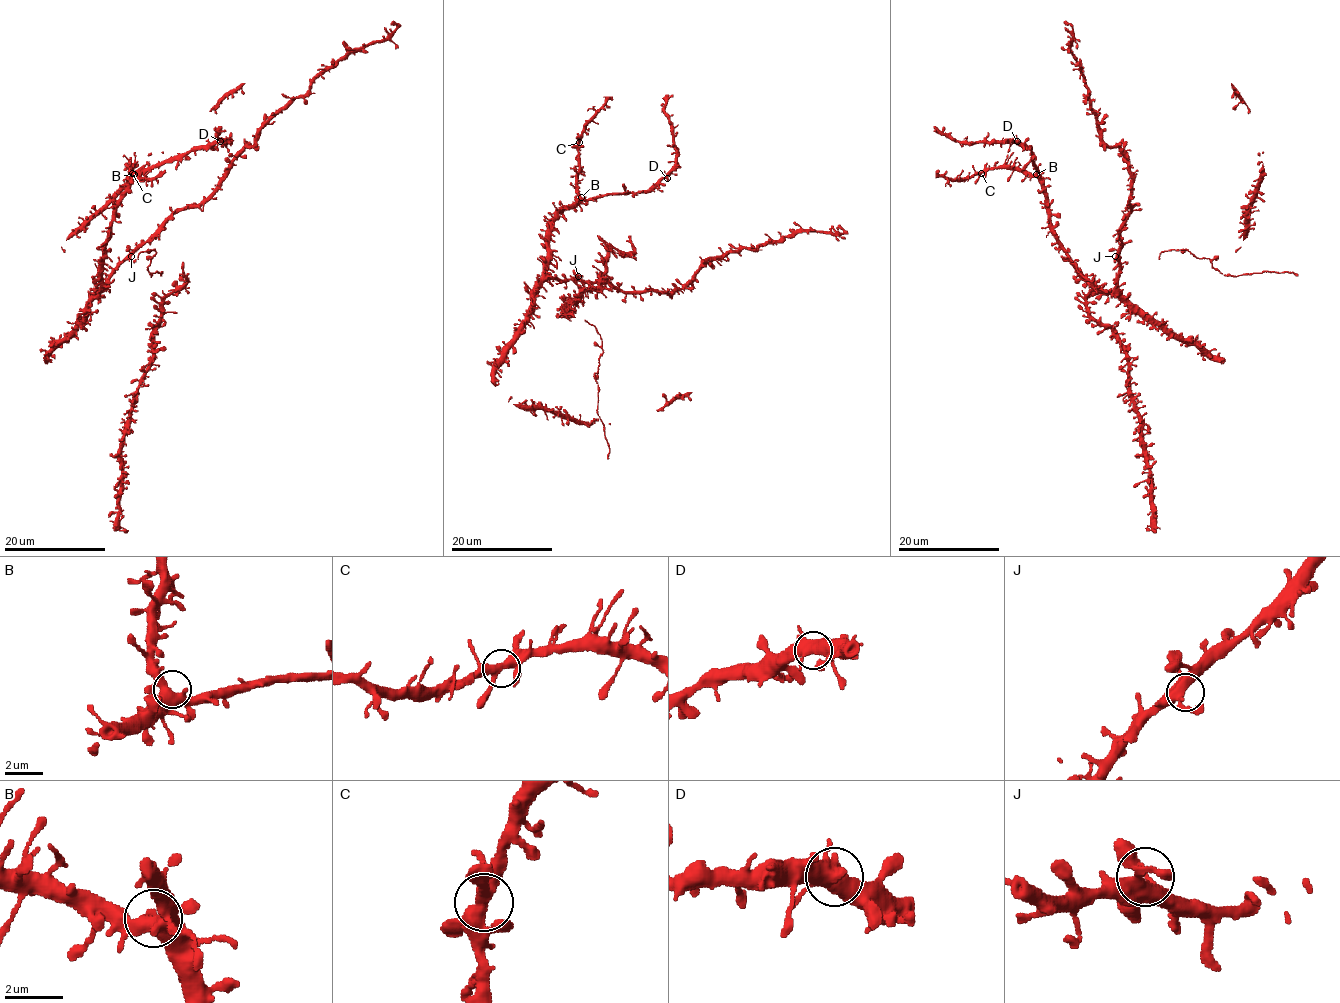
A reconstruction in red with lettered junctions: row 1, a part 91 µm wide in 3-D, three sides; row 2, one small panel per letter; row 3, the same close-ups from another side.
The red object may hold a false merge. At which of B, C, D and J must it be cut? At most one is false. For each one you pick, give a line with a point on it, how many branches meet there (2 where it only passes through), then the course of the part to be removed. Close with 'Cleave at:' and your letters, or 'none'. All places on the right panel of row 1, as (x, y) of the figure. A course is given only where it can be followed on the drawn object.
Cleave at: none

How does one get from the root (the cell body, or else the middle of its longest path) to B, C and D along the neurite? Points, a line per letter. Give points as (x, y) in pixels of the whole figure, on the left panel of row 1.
B: (128, 256), (100, 290), (103, 247), (113, 222), (114, 205), (134, 174)
C: (128, 256), (100, 290), (103, 247), (113, 222), (114, 205), (132, 178), (129, 173), (132, 168), (132, 173)
D: (128, 256), (100, 290), (103, 247), (113, 222), (114, 205), (127, 186), (147, 170), (220, 141)

